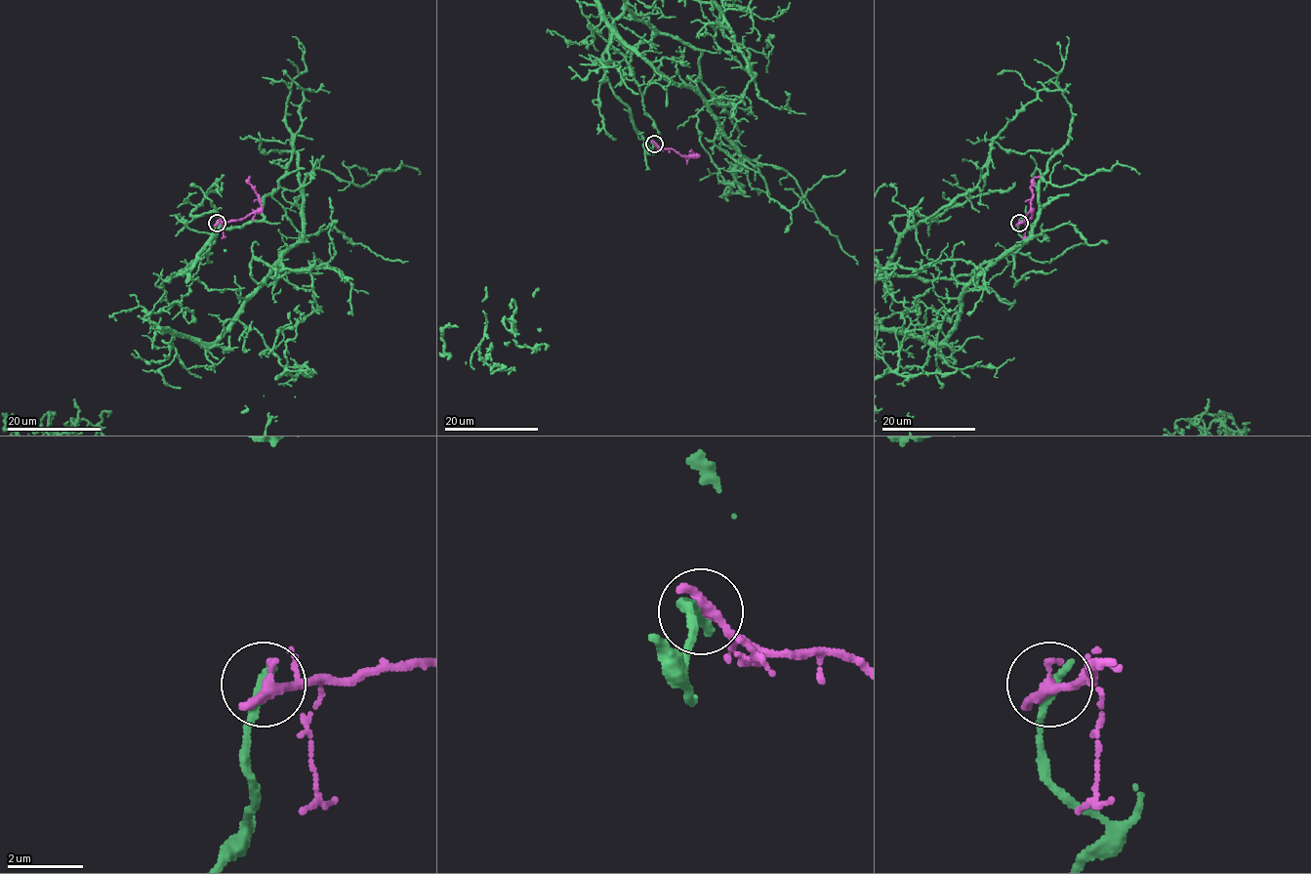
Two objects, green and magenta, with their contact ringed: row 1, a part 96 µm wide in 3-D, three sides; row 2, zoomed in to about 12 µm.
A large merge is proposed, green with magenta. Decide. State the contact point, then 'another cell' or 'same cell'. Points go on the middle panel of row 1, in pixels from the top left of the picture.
place (654, 144); another cell

